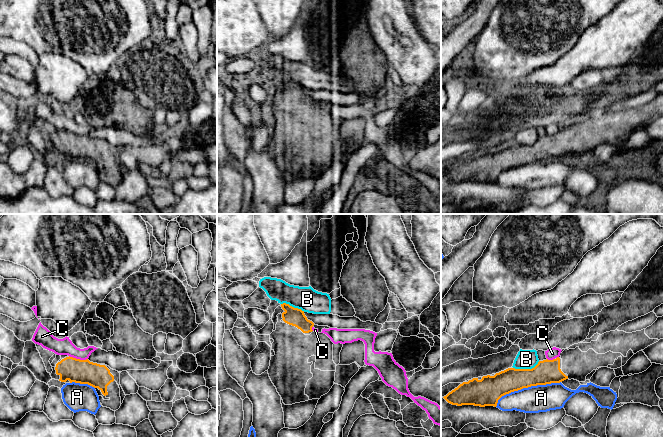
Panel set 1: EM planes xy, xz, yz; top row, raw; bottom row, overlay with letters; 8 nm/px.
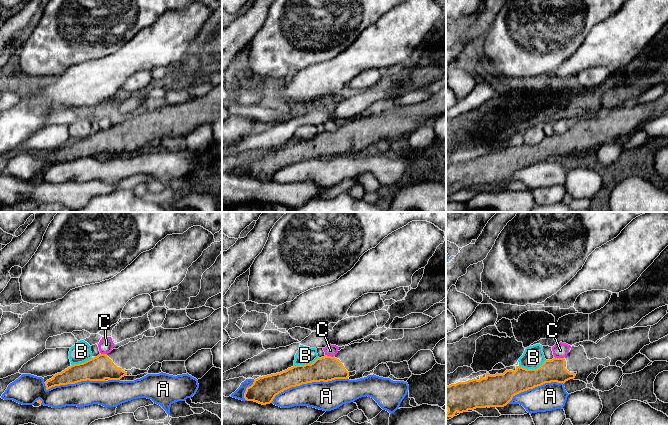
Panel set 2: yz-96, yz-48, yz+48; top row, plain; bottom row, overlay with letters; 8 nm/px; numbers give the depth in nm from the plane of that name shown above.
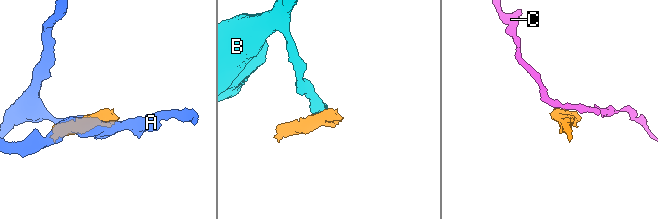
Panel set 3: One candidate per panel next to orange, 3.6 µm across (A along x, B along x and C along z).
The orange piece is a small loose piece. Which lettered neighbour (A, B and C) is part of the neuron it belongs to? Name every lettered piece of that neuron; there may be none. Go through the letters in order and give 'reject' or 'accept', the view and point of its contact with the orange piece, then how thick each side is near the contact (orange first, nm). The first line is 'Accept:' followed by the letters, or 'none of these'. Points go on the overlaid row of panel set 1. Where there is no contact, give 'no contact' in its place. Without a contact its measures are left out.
Accept: none of these
A: reject; meets orange in yz at (526, 387); 190 nm thick on the orange side, 220 nm on the other
B: reject; meets orange in yz at (526, 369); 190 nm thick on the orange side, 160 nm on the other
C: reject; meets orange in xy at (78, 359); 190 nm thick on the orange side, 130 nm on the other

